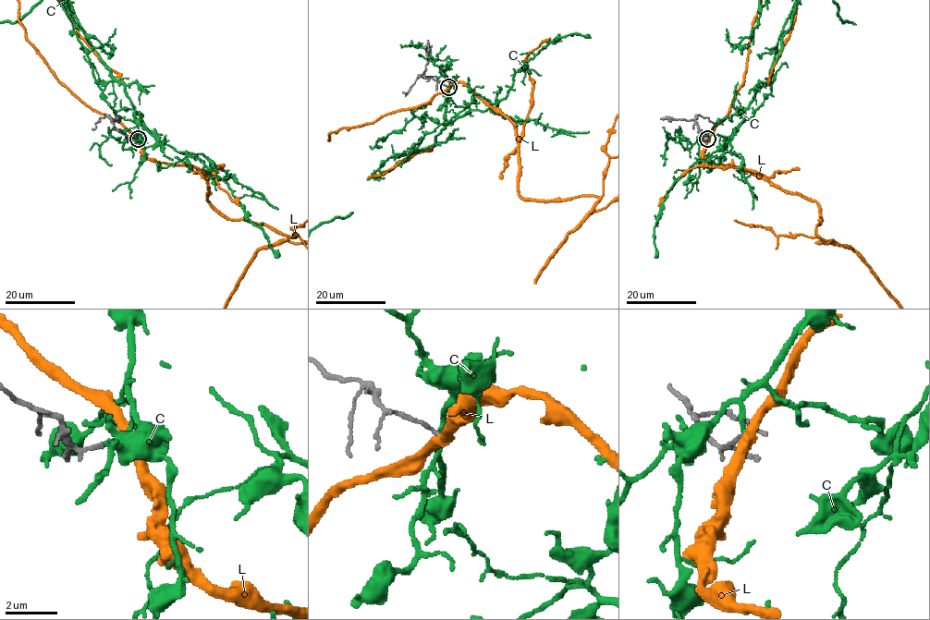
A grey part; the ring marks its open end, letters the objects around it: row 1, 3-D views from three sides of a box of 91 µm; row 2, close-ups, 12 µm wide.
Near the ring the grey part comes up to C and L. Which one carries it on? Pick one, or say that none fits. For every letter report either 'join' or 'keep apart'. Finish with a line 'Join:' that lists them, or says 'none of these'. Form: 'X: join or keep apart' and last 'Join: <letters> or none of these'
C: join
L: keep apart
Join: C

